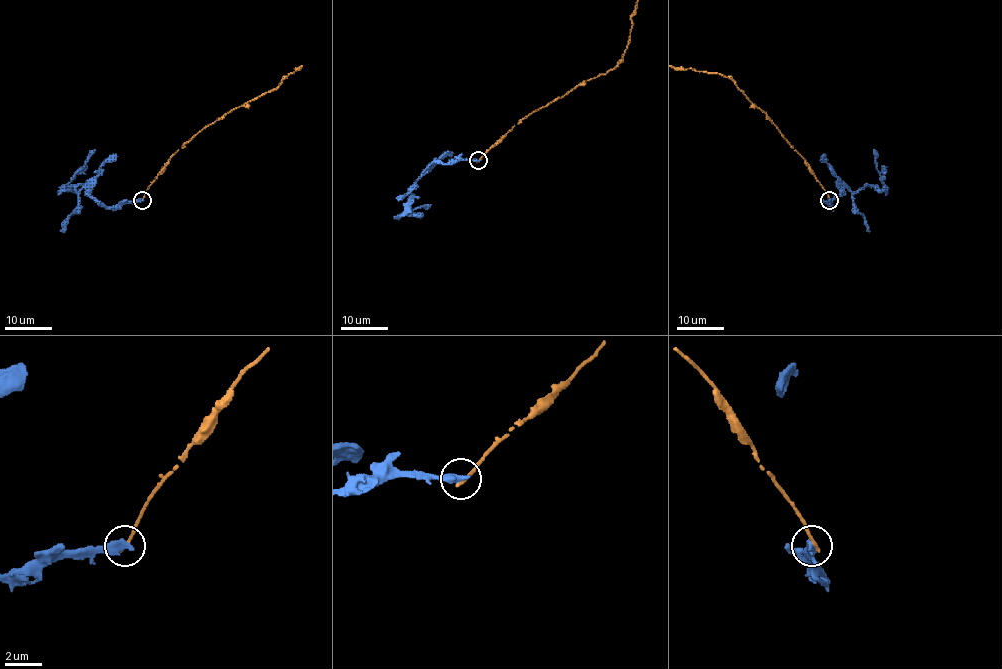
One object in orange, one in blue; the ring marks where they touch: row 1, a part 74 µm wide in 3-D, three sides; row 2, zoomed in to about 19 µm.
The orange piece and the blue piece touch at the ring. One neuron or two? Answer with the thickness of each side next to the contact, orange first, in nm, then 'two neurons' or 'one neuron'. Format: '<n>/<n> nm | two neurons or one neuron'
170/480 nm | two neurons

